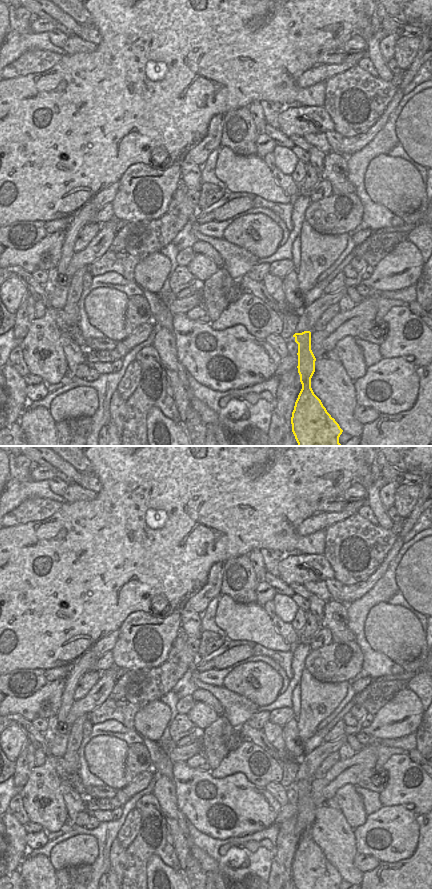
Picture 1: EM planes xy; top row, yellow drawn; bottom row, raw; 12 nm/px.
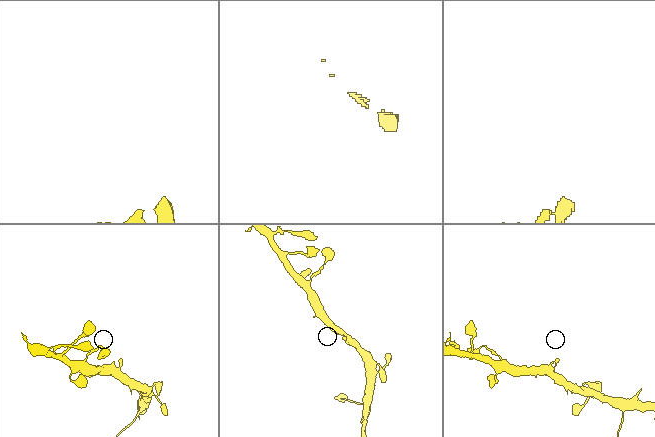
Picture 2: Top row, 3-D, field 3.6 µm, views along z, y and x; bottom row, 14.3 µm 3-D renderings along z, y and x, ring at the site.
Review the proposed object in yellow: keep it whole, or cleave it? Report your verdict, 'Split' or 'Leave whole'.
Leave whole

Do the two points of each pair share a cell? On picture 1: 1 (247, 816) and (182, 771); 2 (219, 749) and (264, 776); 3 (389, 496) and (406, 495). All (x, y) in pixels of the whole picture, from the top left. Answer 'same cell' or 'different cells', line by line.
1: same cell
2: different cells
3: different cells

